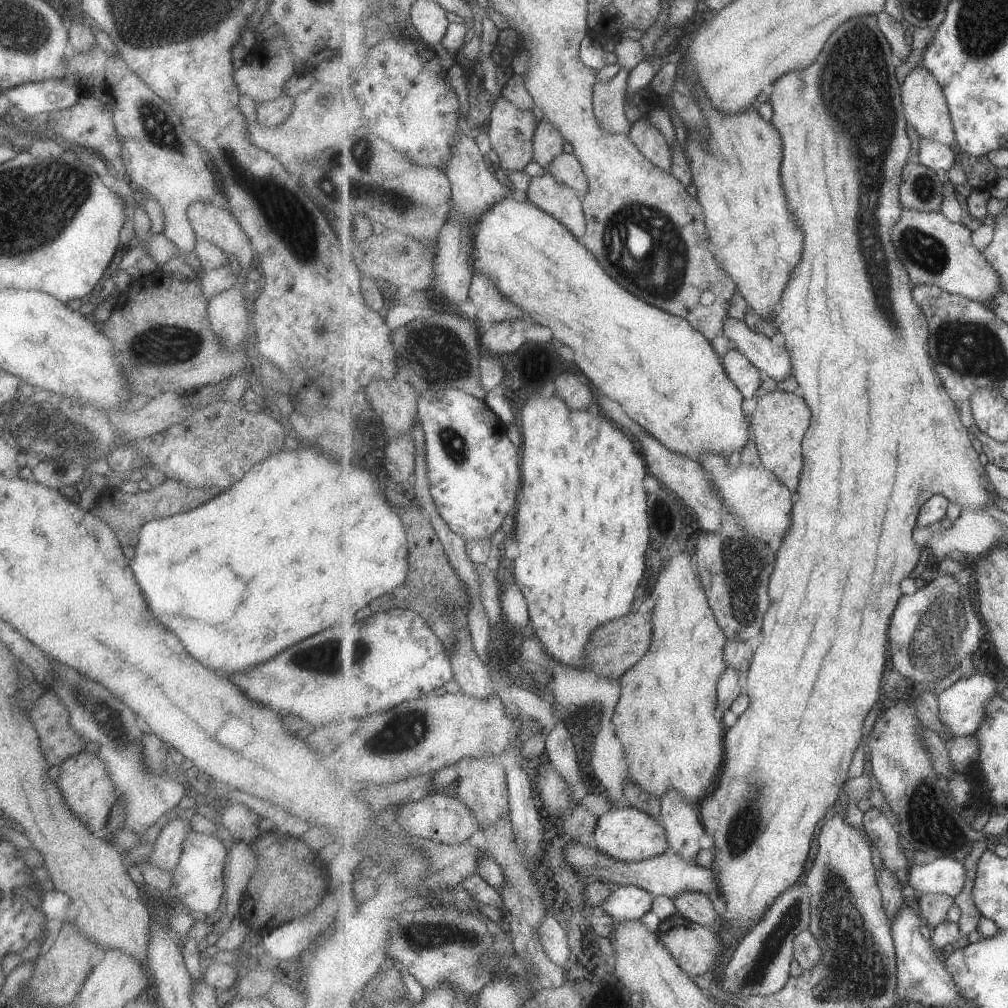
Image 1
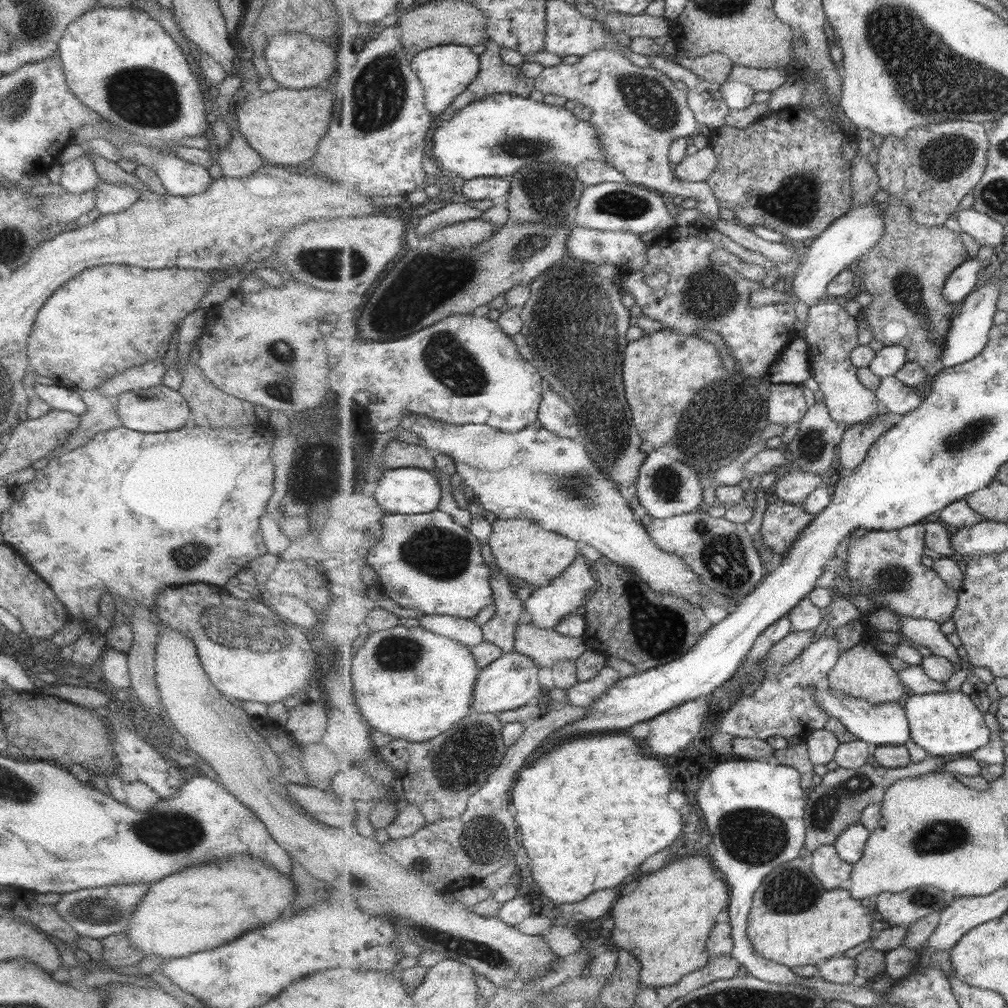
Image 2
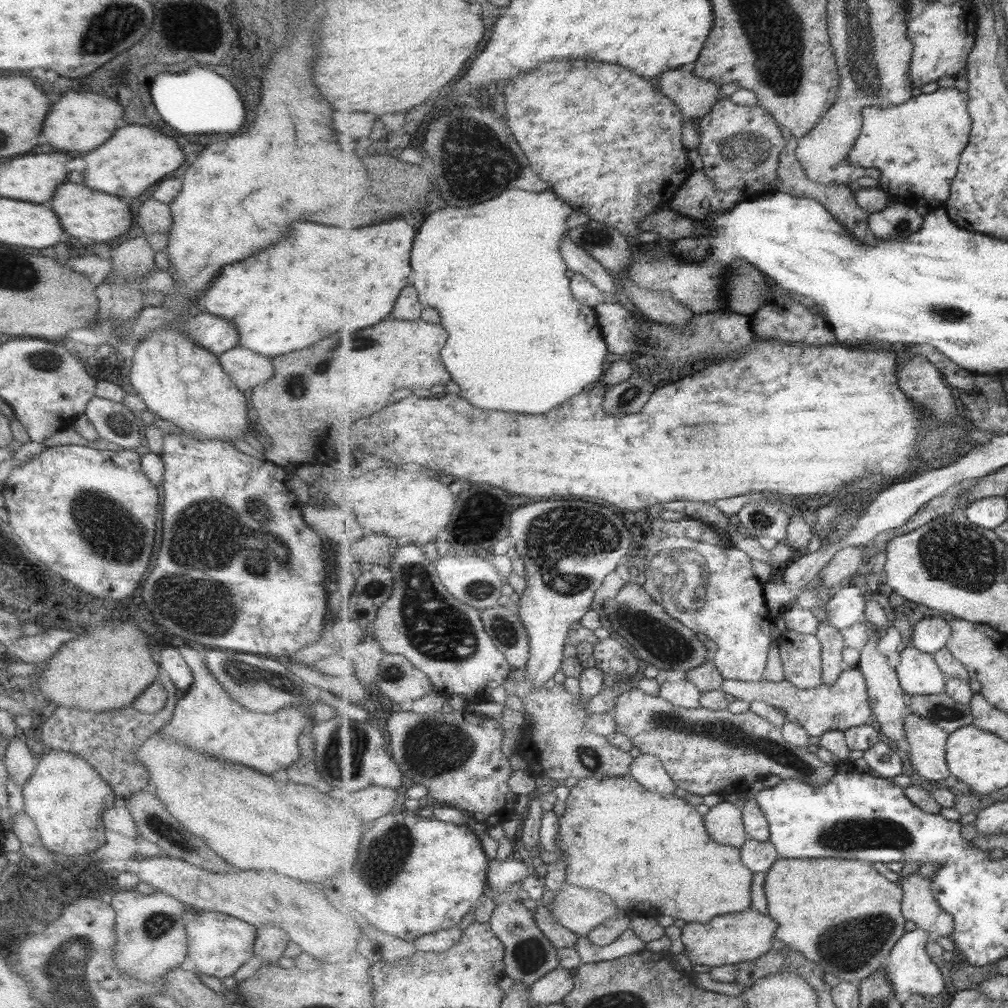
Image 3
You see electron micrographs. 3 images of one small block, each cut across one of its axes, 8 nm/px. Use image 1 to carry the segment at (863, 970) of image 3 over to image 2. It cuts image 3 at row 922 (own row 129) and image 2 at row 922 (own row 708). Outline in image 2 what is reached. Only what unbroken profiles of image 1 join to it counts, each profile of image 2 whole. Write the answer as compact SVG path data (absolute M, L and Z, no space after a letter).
M796 858L780 864L769 873L765 877L765 882L761 884L761 890L757 890L749 914L748 937L759 954L792 969L794 966L809 966L809 964L819 966L838 954L844 954L862 942L868 941L878 929L869 908L865 908L854 899L850 890L840 888L827 890L821 879L812 871L811 865L801 858Z

